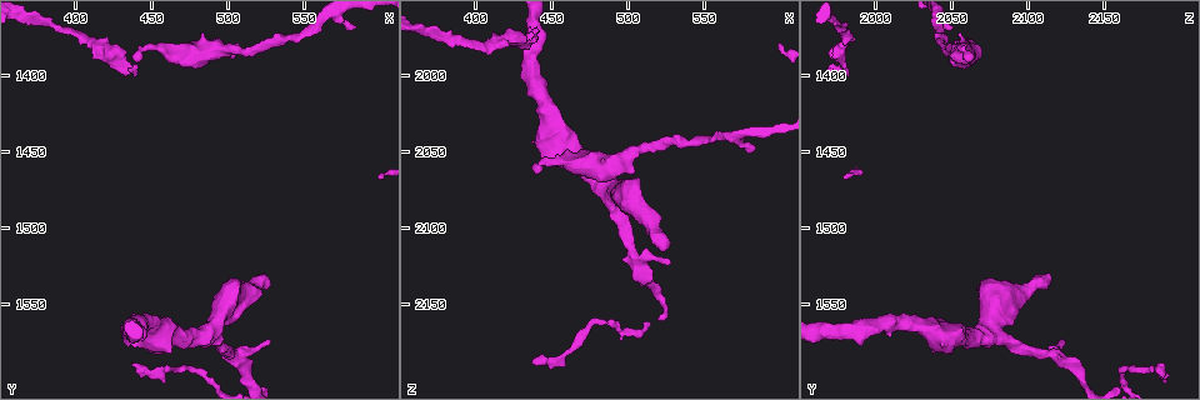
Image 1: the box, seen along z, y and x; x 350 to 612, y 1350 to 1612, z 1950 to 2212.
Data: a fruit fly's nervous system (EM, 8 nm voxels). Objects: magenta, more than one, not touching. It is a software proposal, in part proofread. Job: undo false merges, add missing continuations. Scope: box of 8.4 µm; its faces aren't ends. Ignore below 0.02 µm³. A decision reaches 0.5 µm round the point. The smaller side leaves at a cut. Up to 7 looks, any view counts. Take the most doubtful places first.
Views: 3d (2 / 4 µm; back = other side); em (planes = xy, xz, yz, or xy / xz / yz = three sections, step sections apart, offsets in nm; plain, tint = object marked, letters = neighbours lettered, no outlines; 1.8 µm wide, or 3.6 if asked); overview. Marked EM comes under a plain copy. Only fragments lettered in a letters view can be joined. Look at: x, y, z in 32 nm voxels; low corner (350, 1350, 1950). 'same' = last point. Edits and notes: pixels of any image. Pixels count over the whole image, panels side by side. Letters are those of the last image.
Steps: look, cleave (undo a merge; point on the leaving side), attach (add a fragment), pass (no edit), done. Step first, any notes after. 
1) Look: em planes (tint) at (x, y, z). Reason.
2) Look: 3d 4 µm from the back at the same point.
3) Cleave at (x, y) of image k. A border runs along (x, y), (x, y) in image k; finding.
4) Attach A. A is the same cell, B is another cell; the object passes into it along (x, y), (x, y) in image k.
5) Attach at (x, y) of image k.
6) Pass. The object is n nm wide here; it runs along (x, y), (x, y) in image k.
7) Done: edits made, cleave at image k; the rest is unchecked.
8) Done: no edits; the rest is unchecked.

Look: 3d 4 µm at (438, 1390, 2062). Free end.

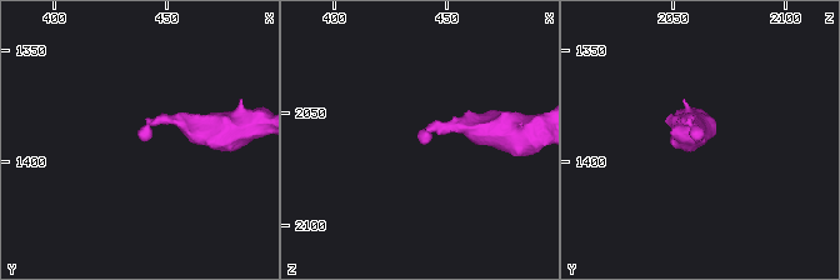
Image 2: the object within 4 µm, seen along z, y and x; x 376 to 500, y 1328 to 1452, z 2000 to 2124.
Look: em planes (letters) at (437, 1389, 2061).

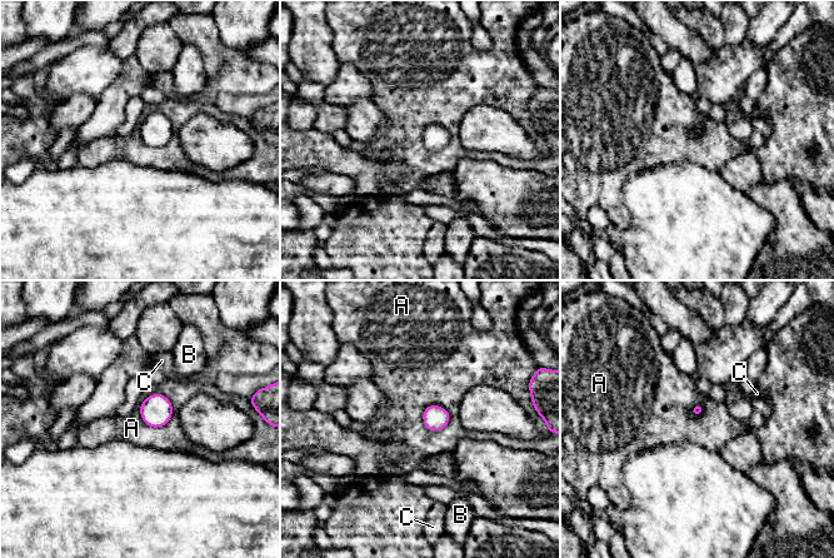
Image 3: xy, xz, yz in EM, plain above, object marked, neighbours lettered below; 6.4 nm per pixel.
Pass. A, B and C are other cells; a border runs along (452, 415), (439, 431), (422, 422) in image 3; no lettered fragment goes on from it.

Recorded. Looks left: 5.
Look: 3d 4 µm at (410, 1380, 1978). Sudden change in width.

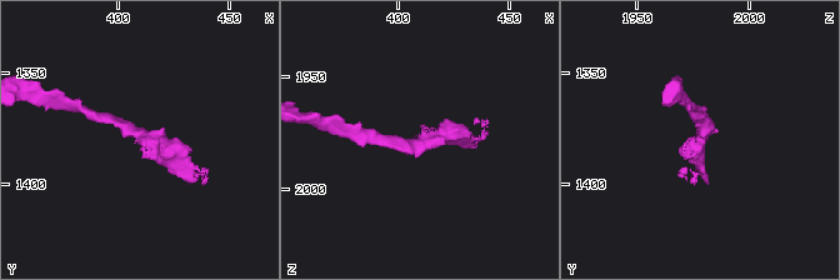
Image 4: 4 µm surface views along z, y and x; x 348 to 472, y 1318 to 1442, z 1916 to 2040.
Look: em xz step 4 (tint) at (410, 1379, 1977). Need the tissue.

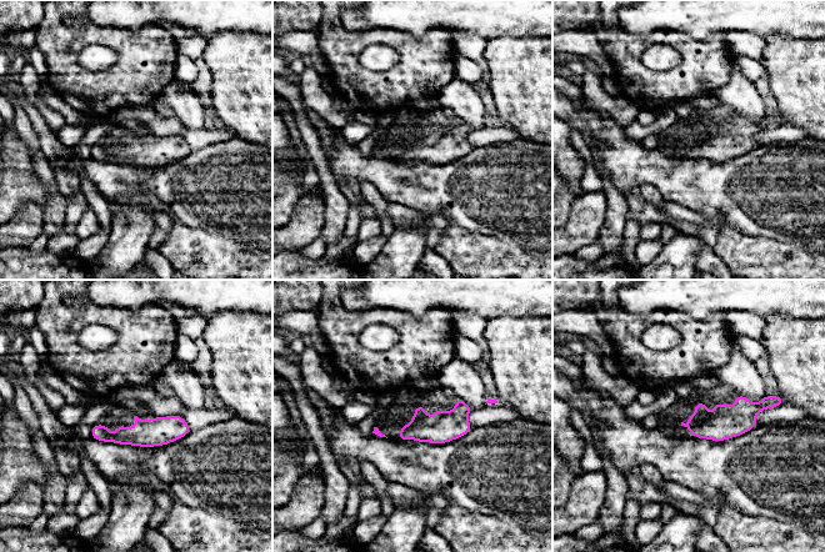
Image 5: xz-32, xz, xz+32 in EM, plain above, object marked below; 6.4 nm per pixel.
Look: em planes (letters) at the same point. Another direction.

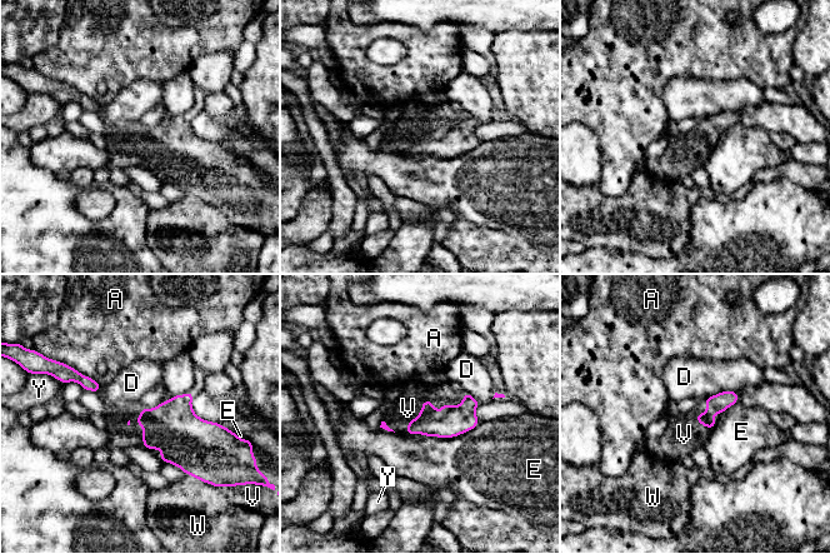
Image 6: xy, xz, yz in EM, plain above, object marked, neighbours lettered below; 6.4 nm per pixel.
Attach V. The object is 130 nm wide here; V is the same cell, A, D, E, W and Y are other cells; the object passes into it along (451, 422), (423, 403), (408, 408) in image 6; it goes on there.

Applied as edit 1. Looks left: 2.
Done: edits made, attach at image 6; the rest is unchecked.

